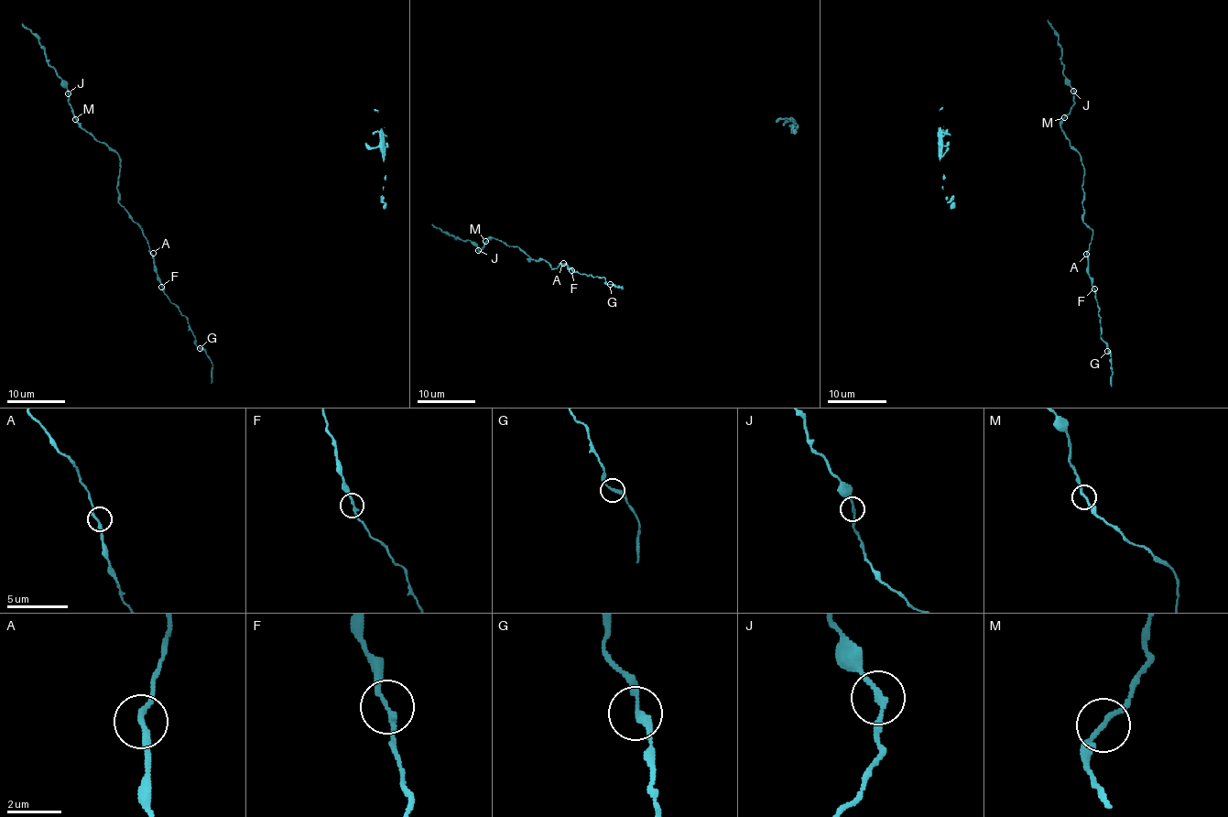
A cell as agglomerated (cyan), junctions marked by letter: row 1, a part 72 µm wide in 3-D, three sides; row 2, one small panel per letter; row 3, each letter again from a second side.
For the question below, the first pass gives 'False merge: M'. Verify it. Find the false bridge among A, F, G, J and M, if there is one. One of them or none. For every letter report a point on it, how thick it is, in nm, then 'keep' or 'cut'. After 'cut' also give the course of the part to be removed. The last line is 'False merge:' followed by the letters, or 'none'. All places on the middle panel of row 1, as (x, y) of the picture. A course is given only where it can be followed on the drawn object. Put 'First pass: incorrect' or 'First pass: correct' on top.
First pass: incorrect
A: at (563, 263); 220 nm thick; keep
F: at (571, 270); 190 nm thick; keep
G: at (610, 284); 190 nm thick; keep
J: at (478, 250); 190 nm thick; keep
M: at (485, 241); 180 nm thick; keep
False merge: none

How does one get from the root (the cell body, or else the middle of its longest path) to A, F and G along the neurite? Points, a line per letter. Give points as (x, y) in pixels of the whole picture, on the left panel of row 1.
A: (142, 233), (153, 253)
F: (142, 233), (161, 287)
G: (142, 233), (163, 293), (186, 318), (195, 343), (200, 348)

